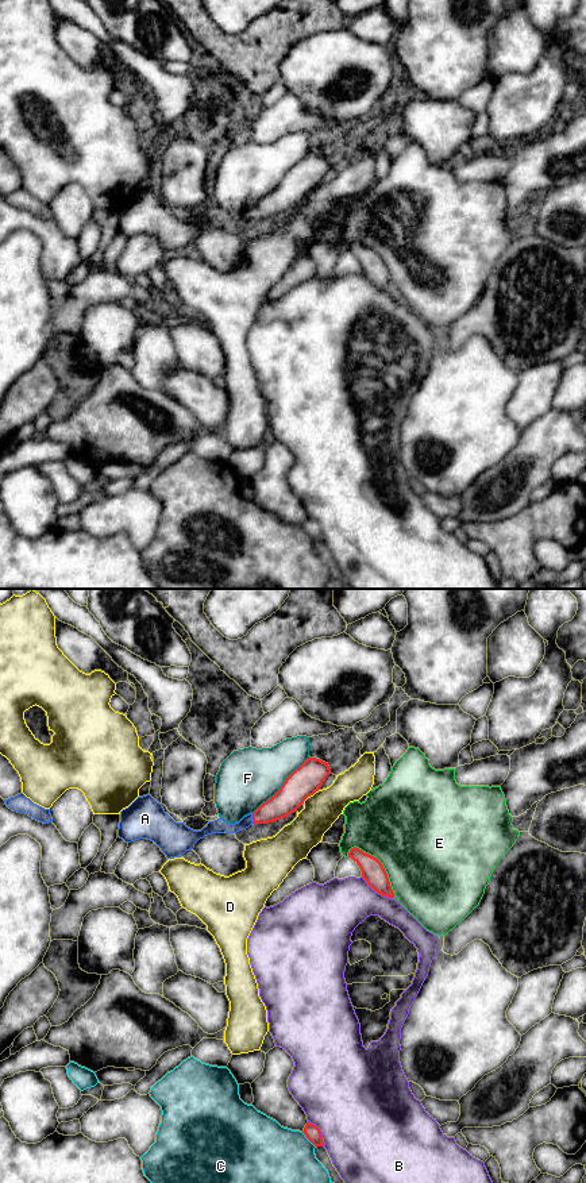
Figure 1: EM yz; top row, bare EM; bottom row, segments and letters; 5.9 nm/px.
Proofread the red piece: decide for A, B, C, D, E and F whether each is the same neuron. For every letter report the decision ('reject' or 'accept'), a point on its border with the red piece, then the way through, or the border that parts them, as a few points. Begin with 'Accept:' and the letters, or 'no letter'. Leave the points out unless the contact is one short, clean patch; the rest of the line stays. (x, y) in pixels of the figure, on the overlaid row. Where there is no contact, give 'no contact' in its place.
Accept: A
A: accept; meets red in yz at (253, 819); runs through yz (288, 798), (281, 805), (253, 819), (238, 827), (219, 825)
B: reject; meets red in yz at (377, 891)
C: reject; meets red in yz at (309, 1140)
D: reject; meets red in yz at (309, 796)
E: reject; meets red in yz at (381, 864)
F: reject; meets red in yz at (282, 785)

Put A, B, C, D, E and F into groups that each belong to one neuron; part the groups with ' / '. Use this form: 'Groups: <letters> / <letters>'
Groups: A / B / C / D / E / F

